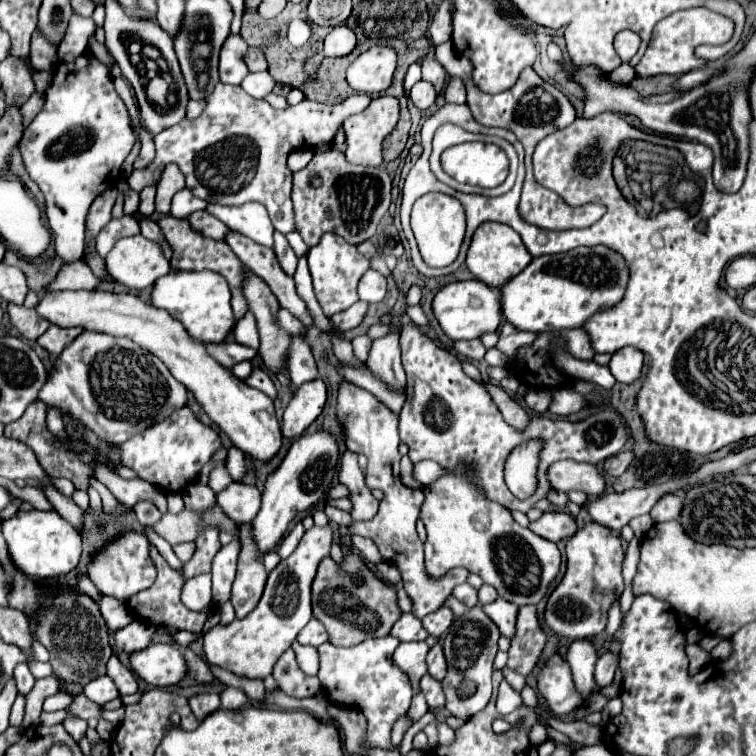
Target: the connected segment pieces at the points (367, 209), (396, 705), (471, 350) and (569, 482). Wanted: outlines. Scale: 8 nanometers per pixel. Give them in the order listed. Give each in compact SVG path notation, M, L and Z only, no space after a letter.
M332 148L332 152L314 154L312 162L304 170L294 172L292 202L296 214L296 232L300 232L308 246L318 244L324 232L334 232L346 238L350 244L370 240L390 208L390 188L392 180L386 168L358 168L348 164L344 154L336 148Z
M394 636L384 638L370 638L356 646L334 646L330 642L318 646L320 654L320 672L318 680L326 692L326 698L332 704L340 706L356 706L366 716L366 736L364 736L364 748L384 748L390 750L390 732L394 722L404 716L410 708L412 700L412 684L406 672L402 672L394 664L394 650L400 644Z
M460 340L454 344L454 348L468 360L482 360L484 354L486 354L486 348L480 340Z
M560 460L550 468L548 476L550 476L552 488L560 490L560 492L580 490L592 498L598 498L606 490L604 476L592 464L582 464L582 462L574 462L574 460Z

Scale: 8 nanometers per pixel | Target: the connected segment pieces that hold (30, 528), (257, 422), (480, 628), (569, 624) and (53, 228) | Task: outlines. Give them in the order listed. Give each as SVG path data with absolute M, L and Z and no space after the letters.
M56 510L18 512L12 518L4 520L2 532L8 542L10 556L16 568L20 568L22 572L28 572L28 576L34 576L38 580L60 578L66 572L74 570L80 562L82 536Z
M58 290L42 296L36 312L62 328L80 326L90 332L126 336L134 340L166 364L172 376L196 396L204 412L246 456L260 462L270 462L278 454L282 446L282 434L270 398L262 392L256 392L254 388L246 388L246 384L234 378L228 368L222 368L218 362L214 362L206 354L204 344L194 340L166 310L154 308L134 294L114 294L104 290Z
M480 606L470 608L464 616L456 618L454 624L450 626L450 632L446 632L442 648L448 662L448 674L442 680L442 688L446 694L446 710L452 716L468 720L474 714L482 712L490 702L492 694L490 676L494 656L498 652L498 638L500 638L498 628L494 628L494 622L482 612Z
M600 524L582 526L568 542L566 542L566 574L560 584L552 590L544 610L546 626L570 640L592 638L606 628L606 610L610 608L616 592L624 590L622 580L622 558L624 548L620 538L614 538L608 528Z
M92 52L56 66L44 100L42 112L22 136L20 152L26 172L46 196L46 218L56 254L76 262L84 256L84 216L90 202L98 196L98 186L112 186L120 178L120 166L136 136L108 68Z

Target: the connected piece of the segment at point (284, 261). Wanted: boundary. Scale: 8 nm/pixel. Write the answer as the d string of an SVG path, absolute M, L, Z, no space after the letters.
M274 232L274 252L276 252L276 256L278 256L278 262L280 262L282 270L284 270L288 276L294 276L298 258L296 258L294 250L290 248L288 240L284 238L284 234L280 234L280 232Z

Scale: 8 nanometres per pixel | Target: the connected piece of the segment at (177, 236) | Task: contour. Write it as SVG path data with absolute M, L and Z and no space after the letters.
M162 216L162 218L158 220L158 224L160 224L162 232L166 234L170 246L174 248L174 256L172 256L172 260L170 260L172 268L176 268L176 270L188 270L188 272L192 272L192 270L198 272L198 270L208 268L208 270L212 270L212 272L222 274L222 276L226 278L226 282L228 282L228 286L230 286L230 292L232 292L232 298L234 298L234 300L232 300L234 316L236 316L236 320L242 318L244 312L248 310L248 304L246 304L246 300L244 300L244 296L242 296L242 290L240 290L240 276L242 276L242 268L244 268L244 266L242 266L242 262L238 260L238 256L234 256L234 252L230 250L230 246L228 246L226 242L216 242L216 240L210 240L210 238L204 238L204 236L196 234L196 232L186 224L186 220L178 220L178 218L174 218L174 216Z

